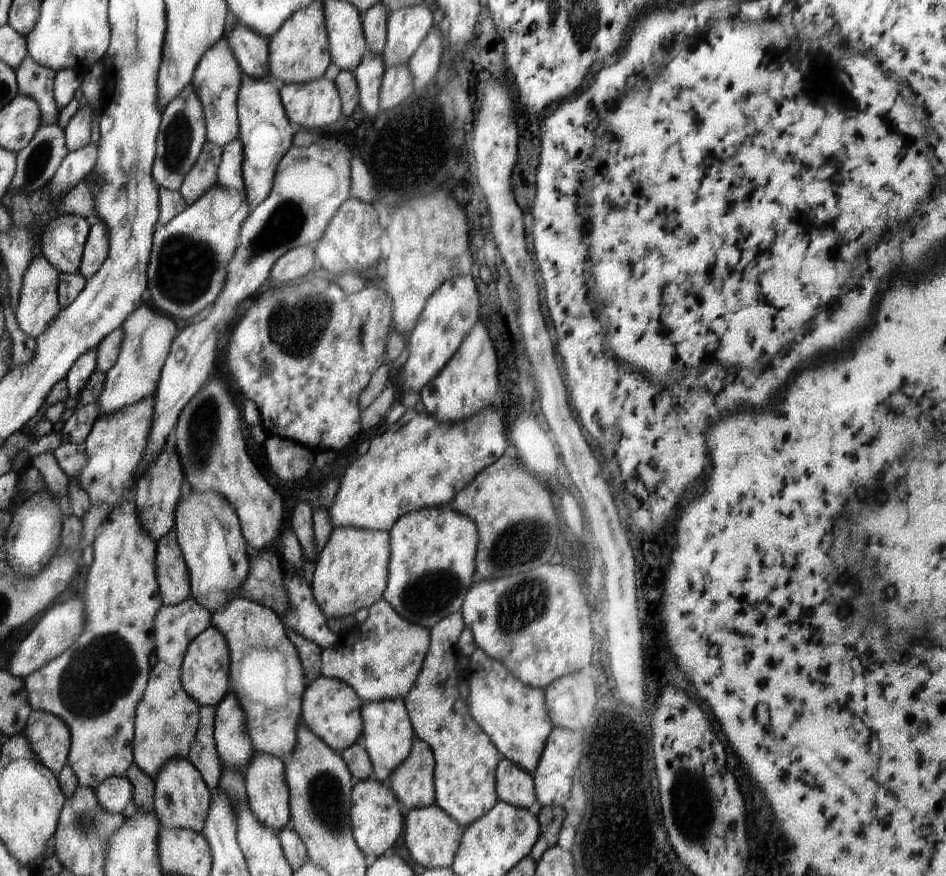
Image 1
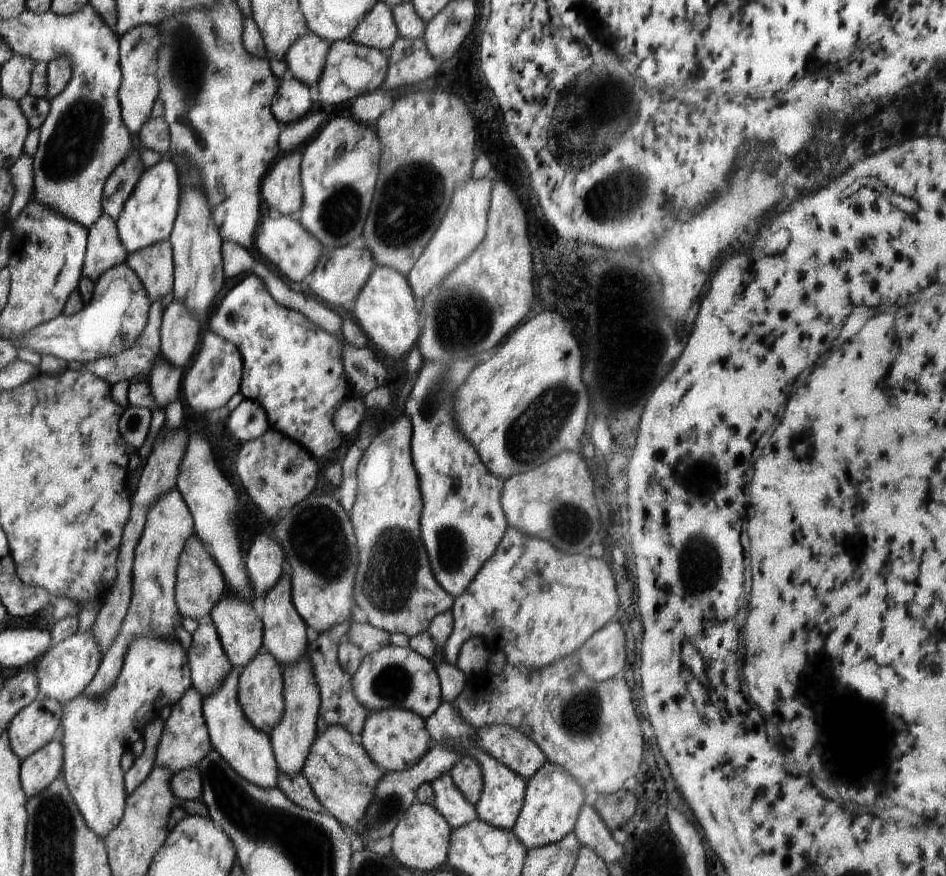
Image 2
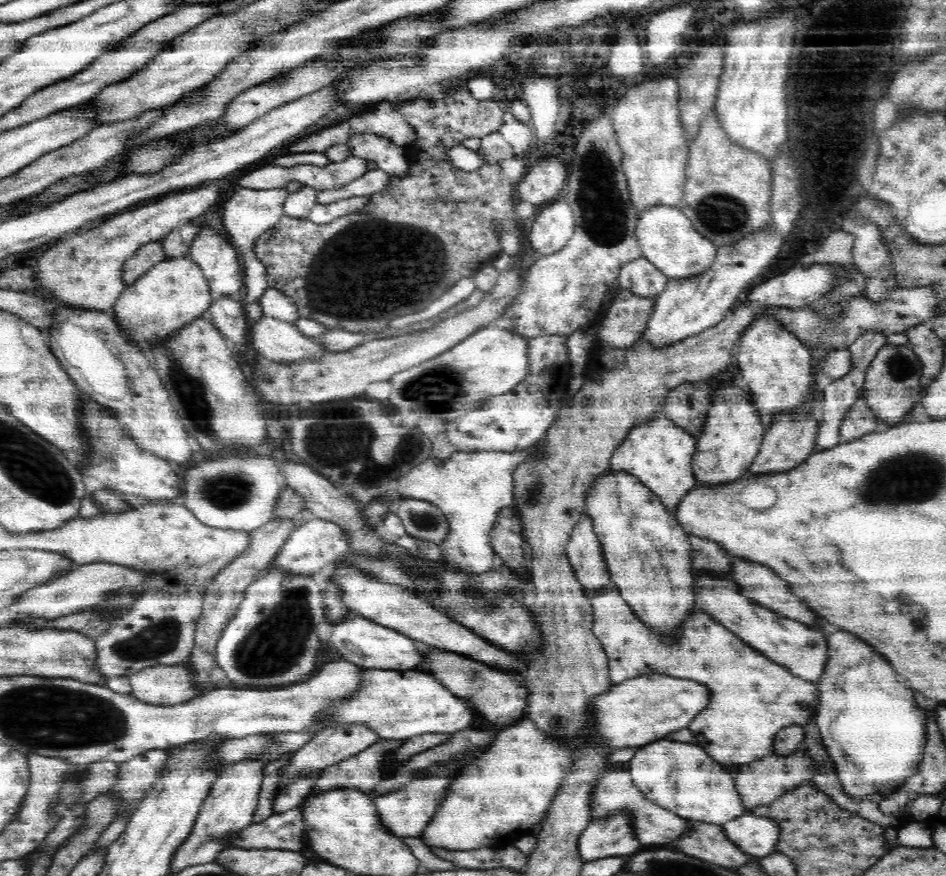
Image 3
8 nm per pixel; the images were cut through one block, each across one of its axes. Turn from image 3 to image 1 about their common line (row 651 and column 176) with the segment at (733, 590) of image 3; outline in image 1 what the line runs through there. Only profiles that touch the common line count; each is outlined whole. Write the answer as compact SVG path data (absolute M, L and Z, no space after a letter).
M187 758L168 760L154 782L154 811L164 828L187 828L202 834L206 814L210 810L212 793L204 782L200 772L190 764Z

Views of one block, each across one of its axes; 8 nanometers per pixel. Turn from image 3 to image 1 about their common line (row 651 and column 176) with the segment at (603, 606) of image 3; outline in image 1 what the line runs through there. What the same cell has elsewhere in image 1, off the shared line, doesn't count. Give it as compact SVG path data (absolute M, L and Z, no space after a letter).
M191 596L184 602L170 606L163 604L158 610L157 617L154 618L154 642L156 645L156 661L154 663L154 674L149 674L150 690L146 691L146 698L142 698L142 706L138 706L138 768L144 771L146 776L155 779L160 772L160 768L168 760L188 758L190 746L194 742L199 725L200 705L189 696L182 686L181 674L182 663L190 642L199 634L202 634L210 625L210 612L200 606Z

